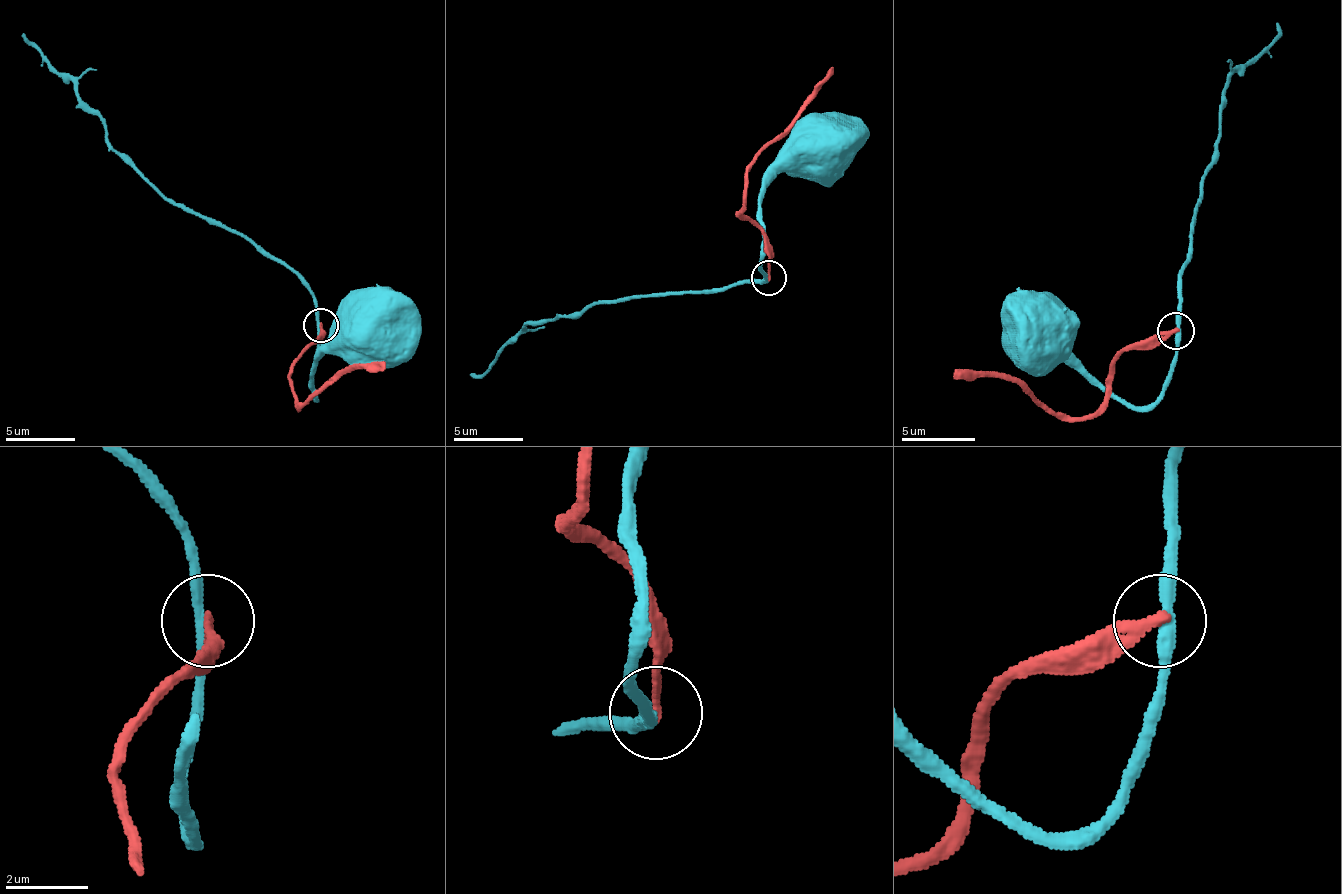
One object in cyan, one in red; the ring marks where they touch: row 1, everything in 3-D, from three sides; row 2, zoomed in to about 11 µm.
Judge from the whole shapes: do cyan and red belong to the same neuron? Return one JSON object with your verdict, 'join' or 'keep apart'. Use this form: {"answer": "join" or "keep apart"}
{"answer": "keep apart"}

